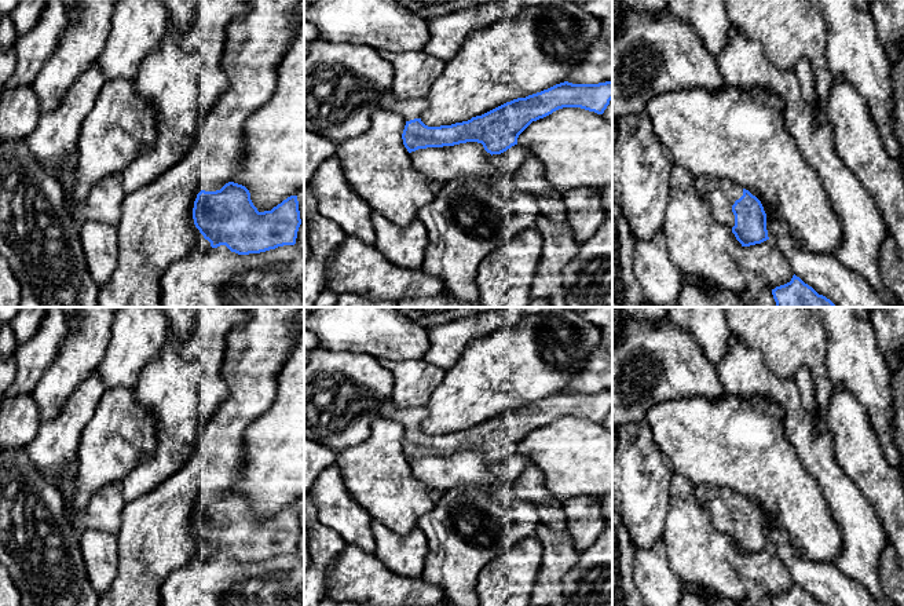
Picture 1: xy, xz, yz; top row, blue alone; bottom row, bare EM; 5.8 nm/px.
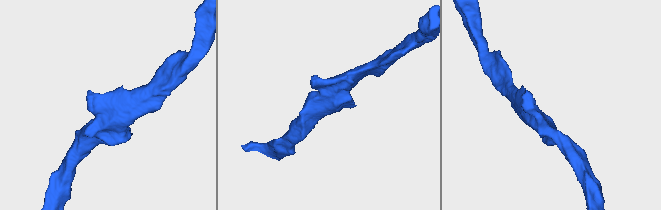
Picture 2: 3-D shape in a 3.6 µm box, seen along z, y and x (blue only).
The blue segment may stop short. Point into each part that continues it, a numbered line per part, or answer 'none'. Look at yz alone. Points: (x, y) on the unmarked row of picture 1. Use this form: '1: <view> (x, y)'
1: yz (721, 503)

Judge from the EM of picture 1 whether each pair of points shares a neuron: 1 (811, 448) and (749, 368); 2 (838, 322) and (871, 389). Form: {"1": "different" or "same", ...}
{"1": "same", "2": "same"}

